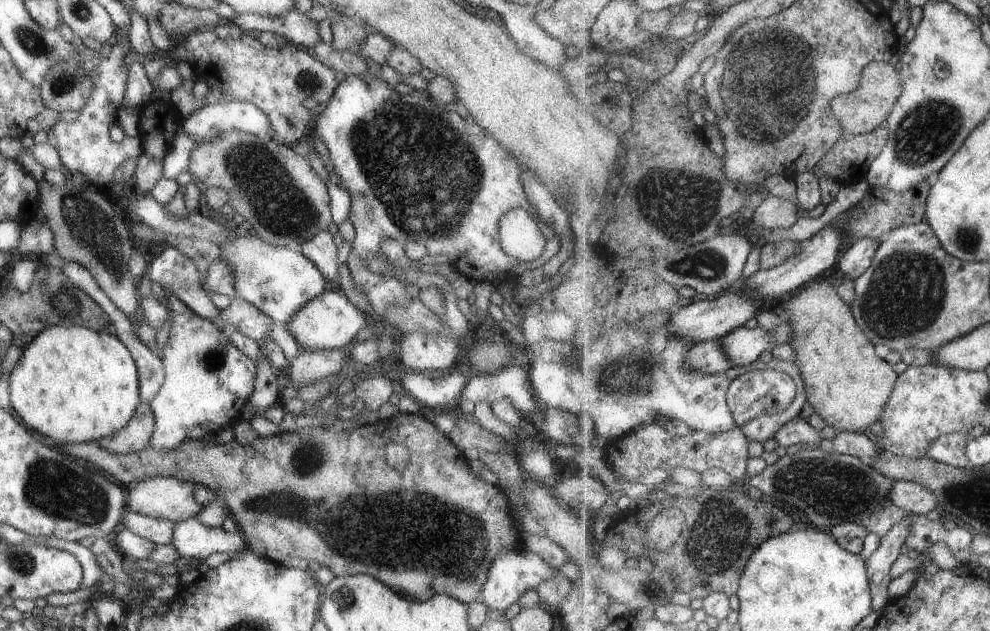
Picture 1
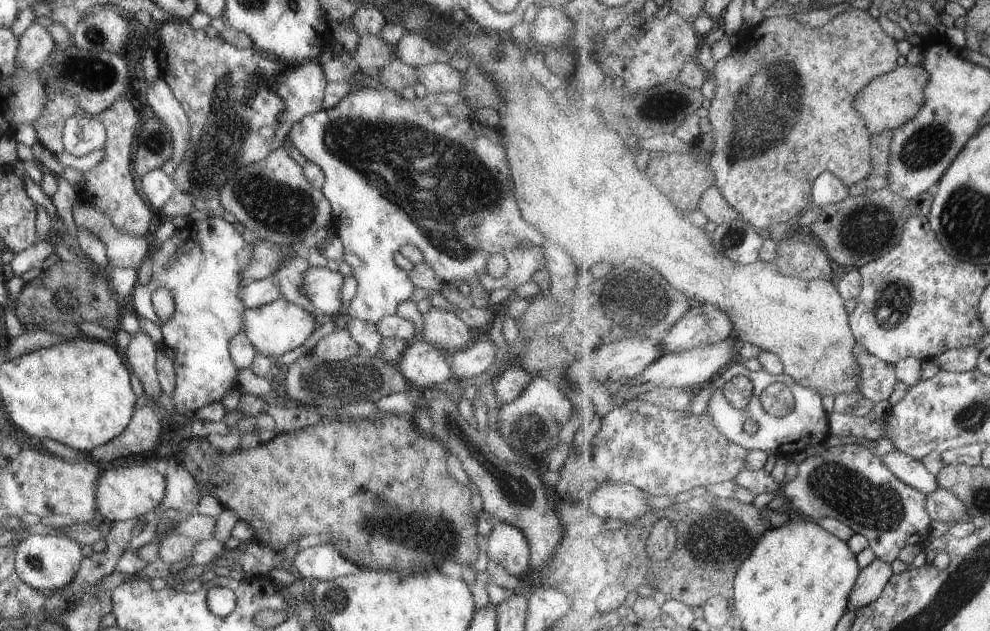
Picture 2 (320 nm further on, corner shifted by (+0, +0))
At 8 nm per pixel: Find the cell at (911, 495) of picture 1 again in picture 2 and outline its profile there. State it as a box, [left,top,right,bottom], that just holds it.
[927,488,971,524]

